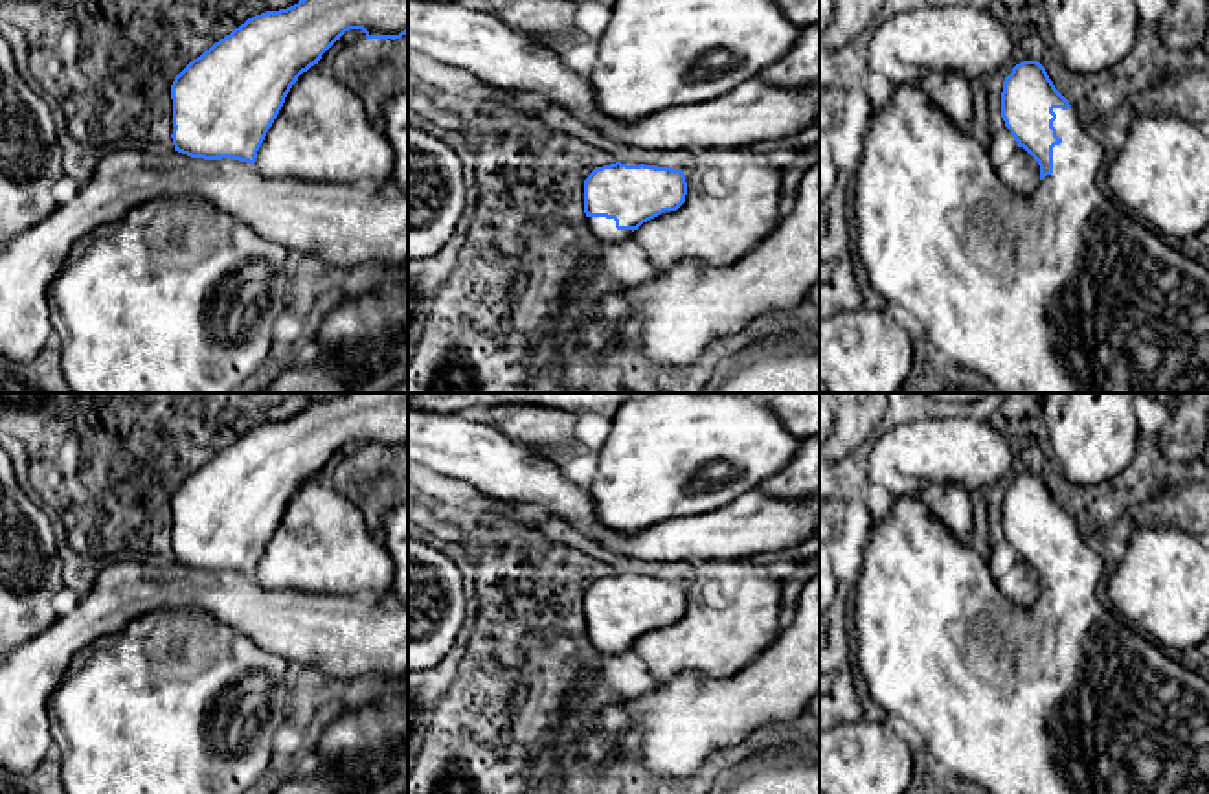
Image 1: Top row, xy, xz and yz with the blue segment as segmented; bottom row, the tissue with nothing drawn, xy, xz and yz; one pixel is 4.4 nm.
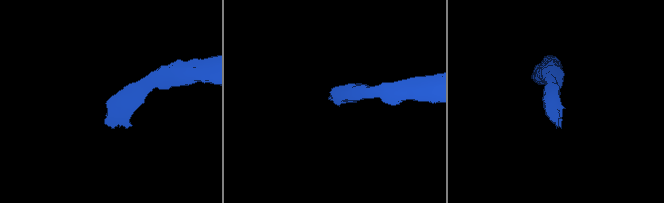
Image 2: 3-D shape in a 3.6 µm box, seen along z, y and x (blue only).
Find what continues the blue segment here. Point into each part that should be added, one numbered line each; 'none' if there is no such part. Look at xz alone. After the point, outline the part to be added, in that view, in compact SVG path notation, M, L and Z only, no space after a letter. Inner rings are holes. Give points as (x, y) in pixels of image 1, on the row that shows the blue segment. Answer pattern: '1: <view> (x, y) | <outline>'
1: xz (603, 228) | M586 217L590 232L604 244L623 243L632 239L632 230L617 230L614 219L606 217Z

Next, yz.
1: yz (1062, 291) | M915 83L895 86L891 103L884 108L873 108L854 175L856 250L873 289L924 325L926 340L944 362L954 369L981 375L998 393L1209 393L1209 268L1169 246L1161 235L1150 232L1106 197L1097 187L1097 171L1104 158L1097 136L1082 125L1073 107L1068 110L1053 108L1053 112L1056 114L1053 127L1062 140L1060 145L1053 147L1053 173L1040 180L1034 195L1022 197L1001 184L987 149L970 134L961 132Z

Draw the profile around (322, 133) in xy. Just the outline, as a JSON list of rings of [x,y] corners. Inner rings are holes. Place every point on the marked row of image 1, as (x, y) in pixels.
[[[316,64],[292,85],[255,158],[265,176],[299,176],[311,182],[369,180],[377,189],[390,182],[395,154],[382,130],[367,121],[362,99]]]

